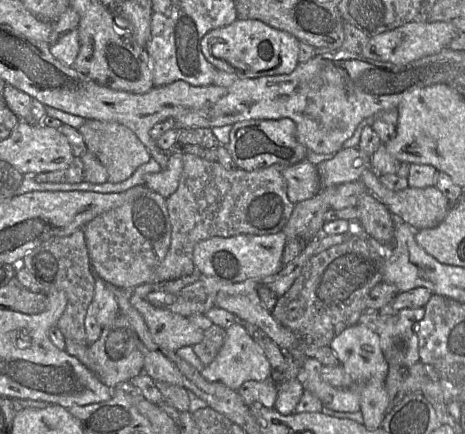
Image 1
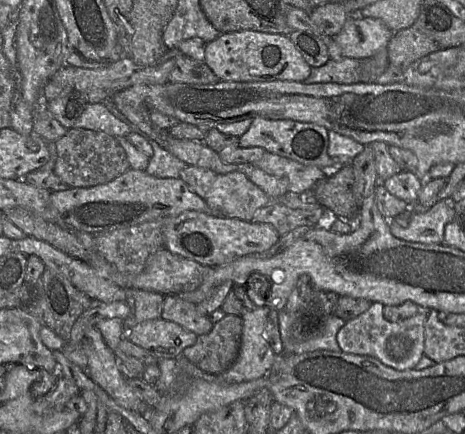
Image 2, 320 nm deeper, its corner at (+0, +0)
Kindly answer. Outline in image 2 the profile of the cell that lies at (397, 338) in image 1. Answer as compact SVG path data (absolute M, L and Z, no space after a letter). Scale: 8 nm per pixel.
M374 302L368 310L345 323L337 333L337 342L342 352L372 356L396 370L414 369L424 355L424 326L429 312L391 322L384 317L384 305Z

